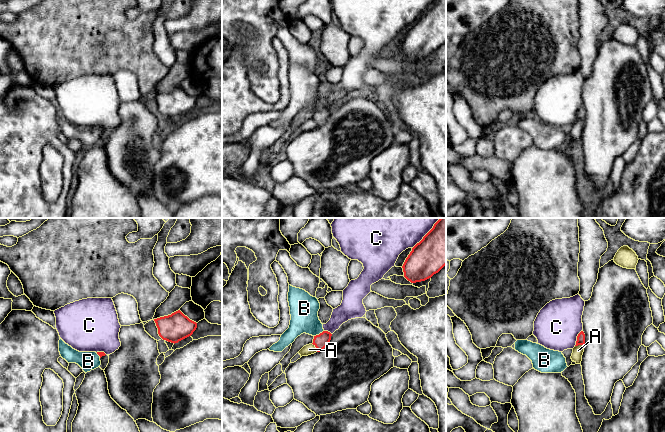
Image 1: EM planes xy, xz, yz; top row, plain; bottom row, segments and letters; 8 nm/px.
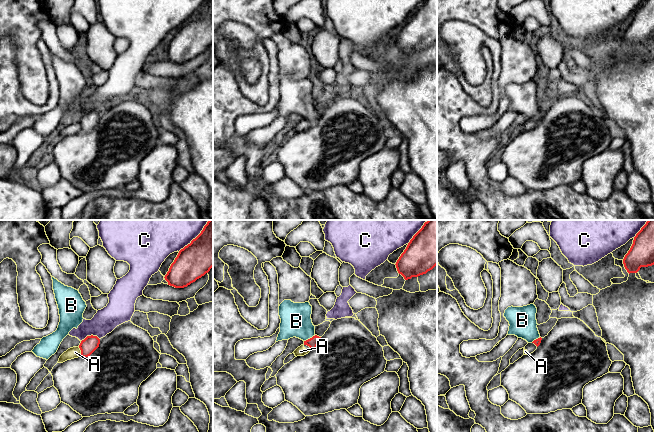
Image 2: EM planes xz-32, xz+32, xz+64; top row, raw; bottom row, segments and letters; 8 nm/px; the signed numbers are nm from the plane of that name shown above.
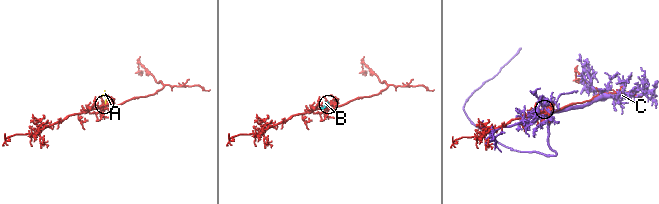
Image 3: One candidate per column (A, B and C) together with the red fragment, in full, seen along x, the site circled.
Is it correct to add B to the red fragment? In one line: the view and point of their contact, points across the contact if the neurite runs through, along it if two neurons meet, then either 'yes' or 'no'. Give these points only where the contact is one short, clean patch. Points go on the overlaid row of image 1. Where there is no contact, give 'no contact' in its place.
meets red in xz at (319, 334); runs through xz (320, 341), (319, 334), (304, 318), (304, 308); yes

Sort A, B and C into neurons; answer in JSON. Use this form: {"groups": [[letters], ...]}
{"groups": [["A"], ["B"], ["C"]]}

